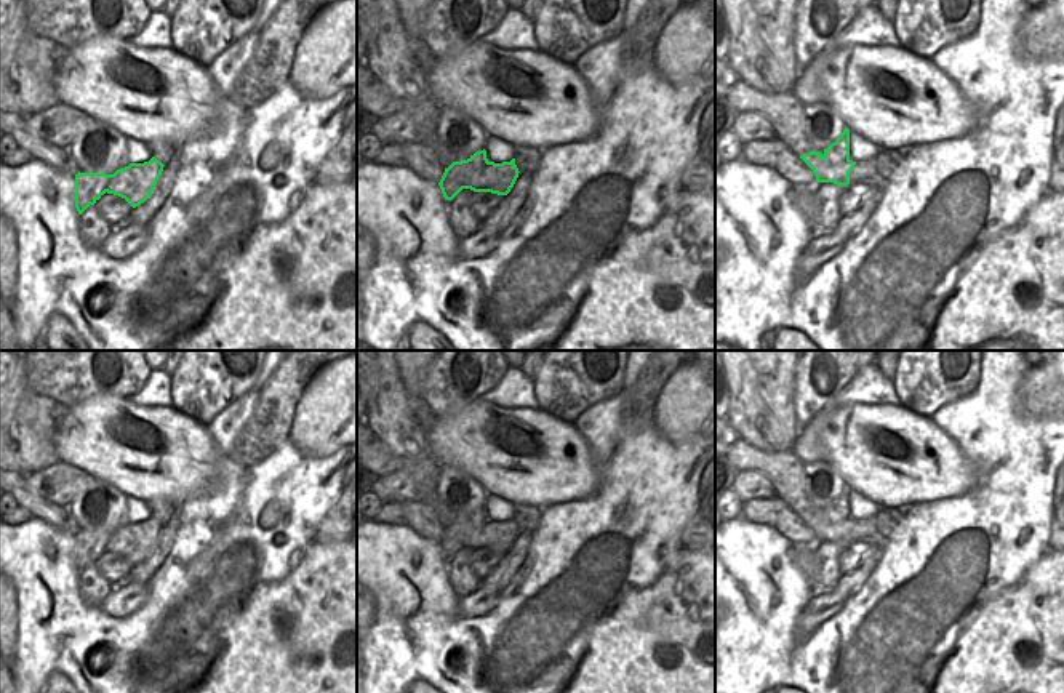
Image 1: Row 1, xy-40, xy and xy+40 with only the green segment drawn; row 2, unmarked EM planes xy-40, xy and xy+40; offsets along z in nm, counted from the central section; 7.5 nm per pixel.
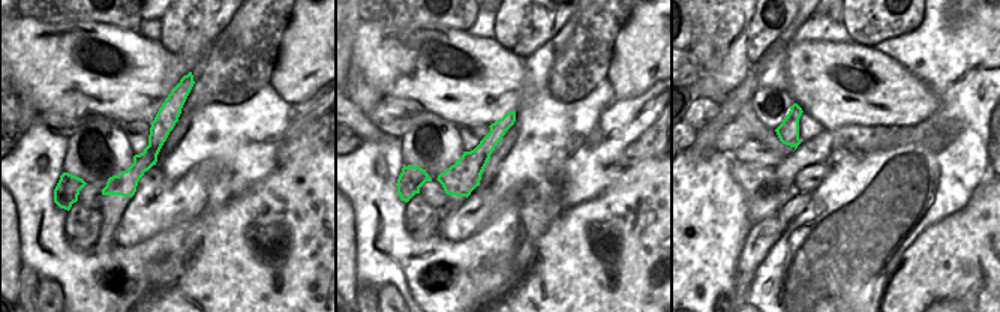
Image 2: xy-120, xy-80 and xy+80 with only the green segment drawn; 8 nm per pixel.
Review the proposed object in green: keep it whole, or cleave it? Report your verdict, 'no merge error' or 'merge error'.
merge error

